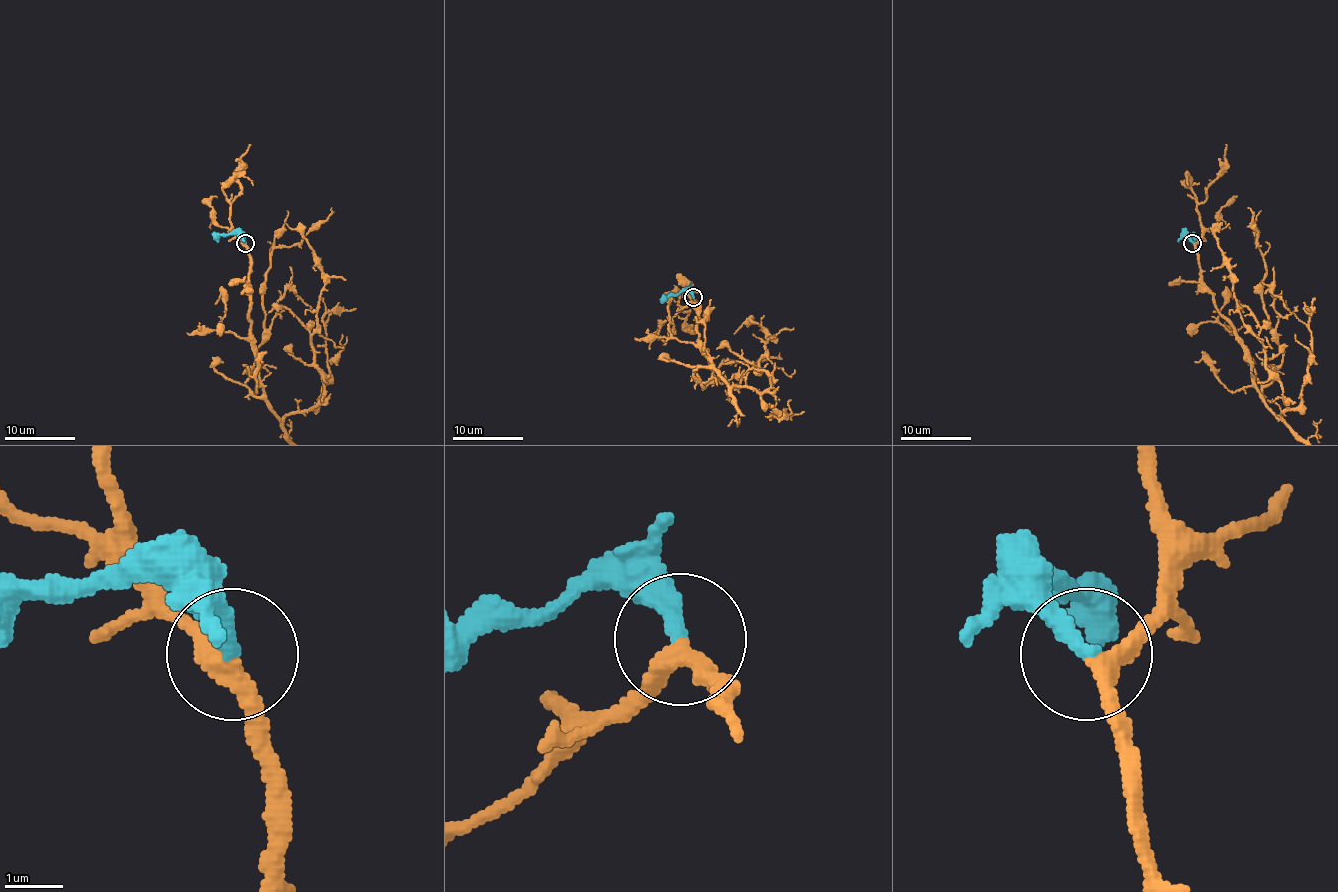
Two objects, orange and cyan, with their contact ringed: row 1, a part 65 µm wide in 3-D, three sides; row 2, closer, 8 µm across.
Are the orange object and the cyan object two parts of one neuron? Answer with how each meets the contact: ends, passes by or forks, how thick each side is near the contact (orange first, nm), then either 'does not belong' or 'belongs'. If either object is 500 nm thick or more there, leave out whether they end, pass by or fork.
orange passes by; cyan ends there; 280 nm thick on the orange side, 320 nm on the other; belongs

